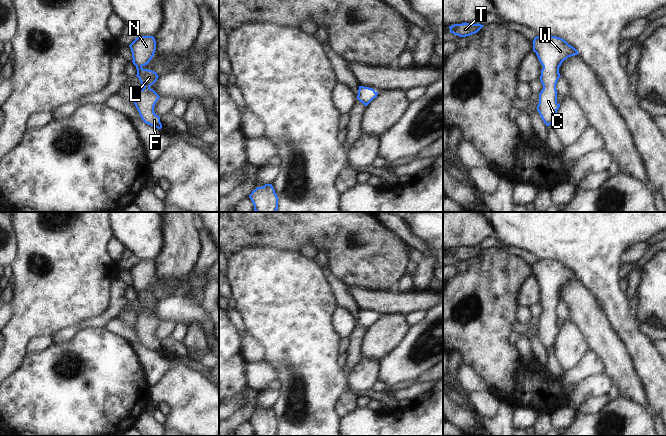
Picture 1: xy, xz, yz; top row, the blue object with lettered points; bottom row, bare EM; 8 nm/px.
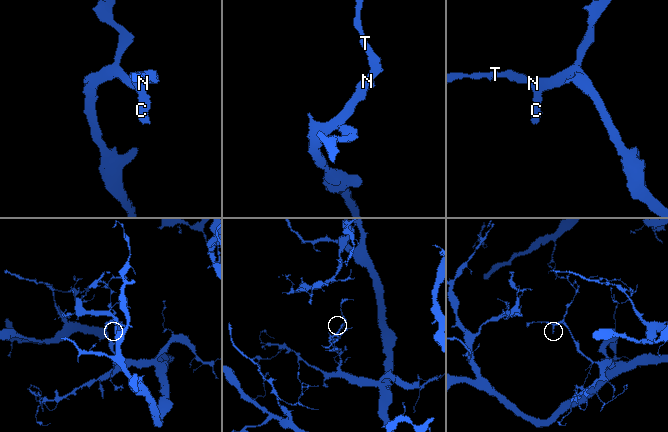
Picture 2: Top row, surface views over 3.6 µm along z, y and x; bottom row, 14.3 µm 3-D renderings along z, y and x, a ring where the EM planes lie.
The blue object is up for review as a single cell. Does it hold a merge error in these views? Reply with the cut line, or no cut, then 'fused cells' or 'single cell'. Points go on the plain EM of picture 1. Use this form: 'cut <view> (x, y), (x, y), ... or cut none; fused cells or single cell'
cut none; single cell

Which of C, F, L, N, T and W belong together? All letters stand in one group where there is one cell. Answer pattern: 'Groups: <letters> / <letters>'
Groups: C F L N T W

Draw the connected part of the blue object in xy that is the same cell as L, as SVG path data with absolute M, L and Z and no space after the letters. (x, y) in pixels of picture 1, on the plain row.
M138 260L129 271L132 276L132 286L137 293L136 300L144 310L143 313L135 316L137 321L134 323L134 328L146 348L161 353L160 341L154 336L154 330L160 320L150 312L159 300L152 294L142 292L154 280L156 274L155 262L153 260Z

